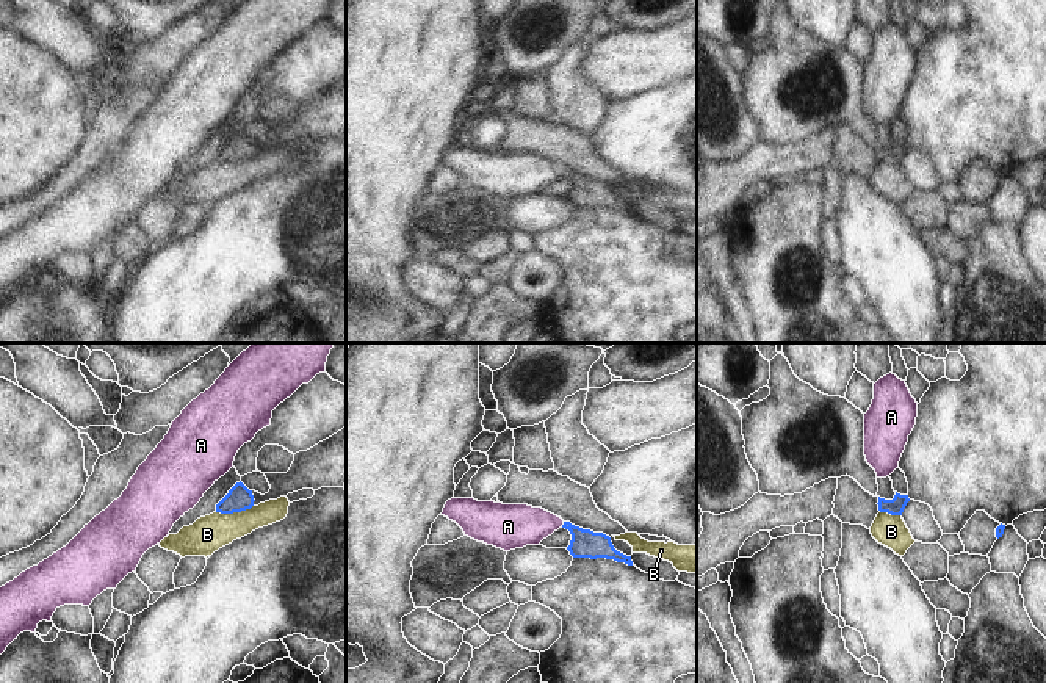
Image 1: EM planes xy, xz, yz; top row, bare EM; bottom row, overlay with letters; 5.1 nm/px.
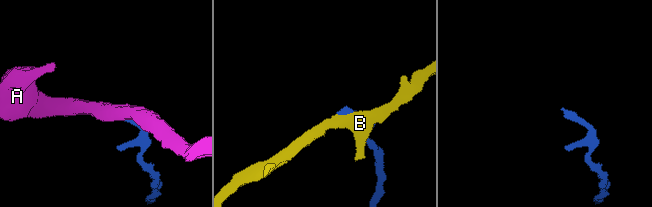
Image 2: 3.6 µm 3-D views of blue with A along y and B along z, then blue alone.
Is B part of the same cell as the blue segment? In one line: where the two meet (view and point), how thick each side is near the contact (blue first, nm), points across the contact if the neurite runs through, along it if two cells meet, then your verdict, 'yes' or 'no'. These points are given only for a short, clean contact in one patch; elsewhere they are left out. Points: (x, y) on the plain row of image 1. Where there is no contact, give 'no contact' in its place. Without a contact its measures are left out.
xy (234, 160) | 130/190 nm | no

